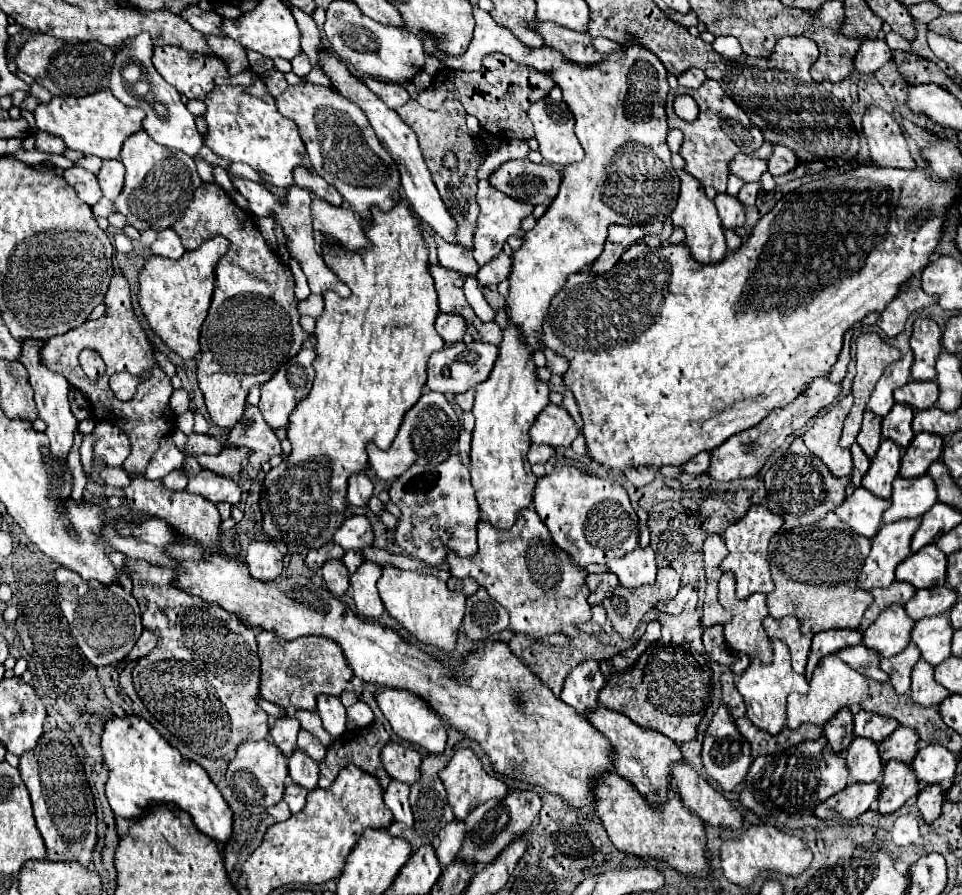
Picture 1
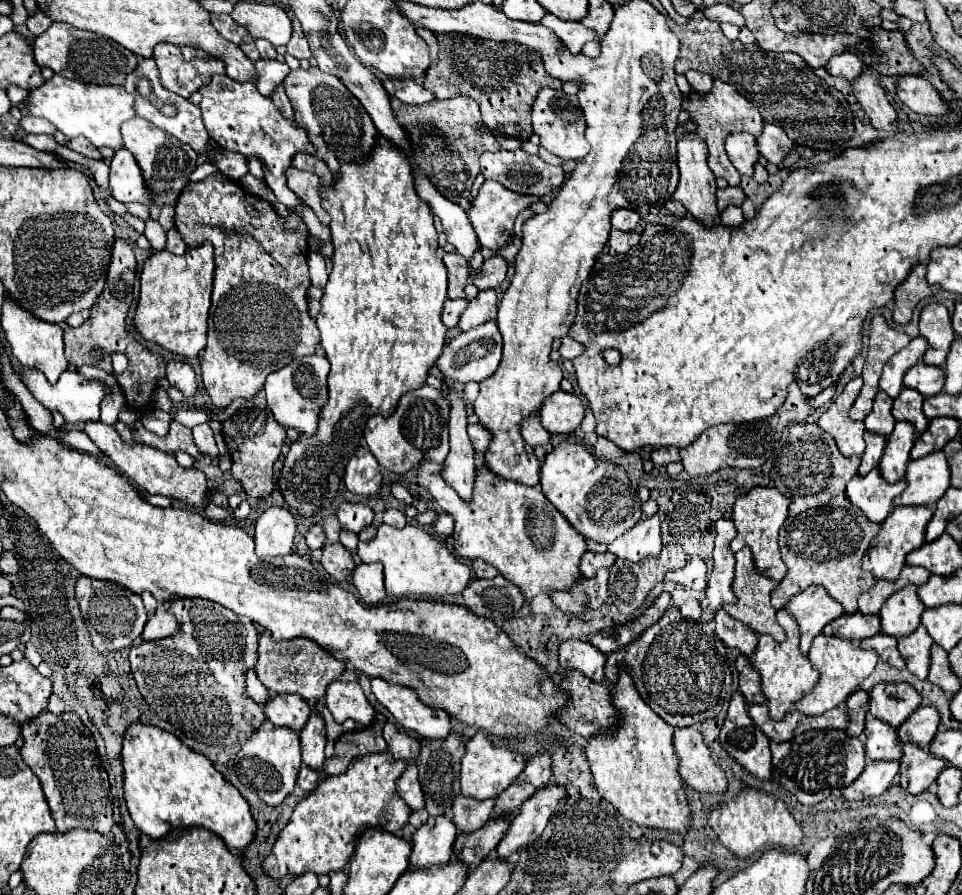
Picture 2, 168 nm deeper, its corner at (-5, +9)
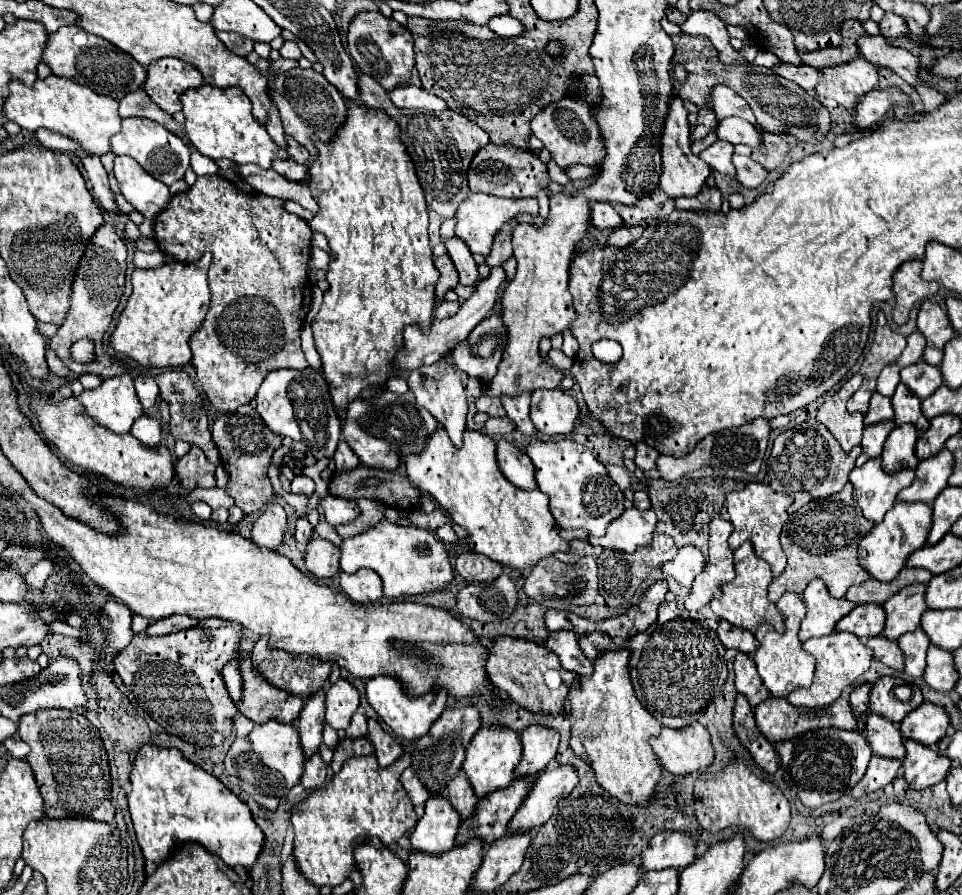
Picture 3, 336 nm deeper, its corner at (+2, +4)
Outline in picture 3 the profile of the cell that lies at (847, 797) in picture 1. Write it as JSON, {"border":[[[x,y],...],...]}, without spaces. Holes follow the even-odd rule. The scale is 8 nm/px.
{"border":[[[873,756],[863,780],[855,788],[851,788],[851,796],[861,798],[869,792],[881,790],[883,786],[887,786],[895,778],[895,772],[899,770],[899,766],[901,766],[899,760],[887,760],[881,756]]]}

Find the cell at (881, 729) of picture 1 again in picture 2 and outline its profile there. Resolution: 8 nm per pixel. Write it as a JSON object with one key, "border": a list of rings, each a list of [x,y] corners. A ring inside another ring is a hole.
{"border":[[[878,683],[870,691],[870,713],[894,727],[900,727],[922,703],[922,697],[908,683]]]}

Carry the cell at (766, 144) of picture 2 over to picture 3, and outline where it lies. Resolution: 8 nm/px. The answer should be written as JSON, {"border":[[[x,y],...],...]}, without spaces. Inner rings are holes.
{"border":[[[727,118],[719,122],[717,136],[723,140],[729,140],[731,144],[745,144],[753,150],[763,150],[763,132],[759,132],[757,126],[741,120],[741,118]]]}

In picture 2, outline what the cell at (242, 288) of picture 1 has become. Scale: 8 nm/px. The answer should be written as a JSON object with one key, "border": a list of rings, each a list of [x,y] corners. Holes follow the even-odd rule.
{"border":[[[212,173],[208,175],[204,181],[200,183],[190,183],[186,185],[182,191],[180,191],[180,197],[178,197],[178,203],[176,203],[176,215],[174,215],[174,227],[178,229],[178,233],[182,235],[182,241],[186,245],[190,245],[192,241],[196,241],[198,245],[202,245],[205,241],[210,241],[214,245],[214,261],[216,261],[216,271],[214,271],[214,291],[212,291],[212,307],[210,307],[210,317],[208,317],[208,345],[202,353],[202,383],[212,399],[212,403],[218,407],[218,409],[224,409],[226,405],[230,405],[234,399],[240,399],[240,397],[254,397],[266,377],[272,373],[272,371],[278,371],[282,369],[284,365],[288,365],[292,359],[296,357],[302,357],[302,355],[312,355],[316,351],[316,345],[320,343],[320,333],[318,333],[318,327],[316,327],[316,321],[308,315],[308,297],[306,297],[306,291],[310,287],[310,277],[308,277],[308,265],[306,265],[306,255],[308,255],[308,227],[306,223],[302,221],[300,215],[296,215],[292,209],[288,209],[288,217],[280,217],[274,207],[244,191],[236,181],[232,179],[226,179],[226,175],[222,173]]]}

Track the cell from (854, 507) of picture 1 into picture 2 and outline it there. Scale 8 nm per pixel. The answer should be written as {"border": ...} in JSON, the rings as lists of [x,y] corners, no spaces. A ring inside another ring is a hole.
{"border":[[[874,467],[868,475],[856,475],[848,483],[846,495],[856,507],[862,509],[862,513],[870,521],[882,523],[892,511],[894,497],[900,495],[904,489],[906,489],[904,479],[900,483],[888,483],[880,475],[880,469]]]}

